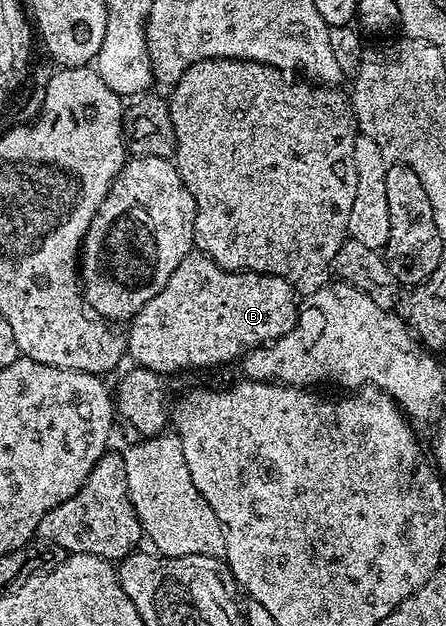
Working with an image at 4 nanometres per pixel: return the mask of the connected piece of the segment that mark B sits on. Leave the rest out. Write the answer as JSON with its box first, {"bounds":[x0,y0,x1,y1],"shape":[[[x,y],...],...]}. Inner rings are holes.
{"bounds":[127,251,298,375],"shape":[[[200,251],[188,253],[171,271],[171,279],[133,316],[127,325],[127,353],[134,357],[142,369],[151,369],[162,375],[170,375],[179,369],[209,369],[212,365],[225,365],[228,361],[244,358],[246,353],[262,348],[285,337],[297,322],[298,294],[283,279],[270,273],[230,271],[219,267]]]}

